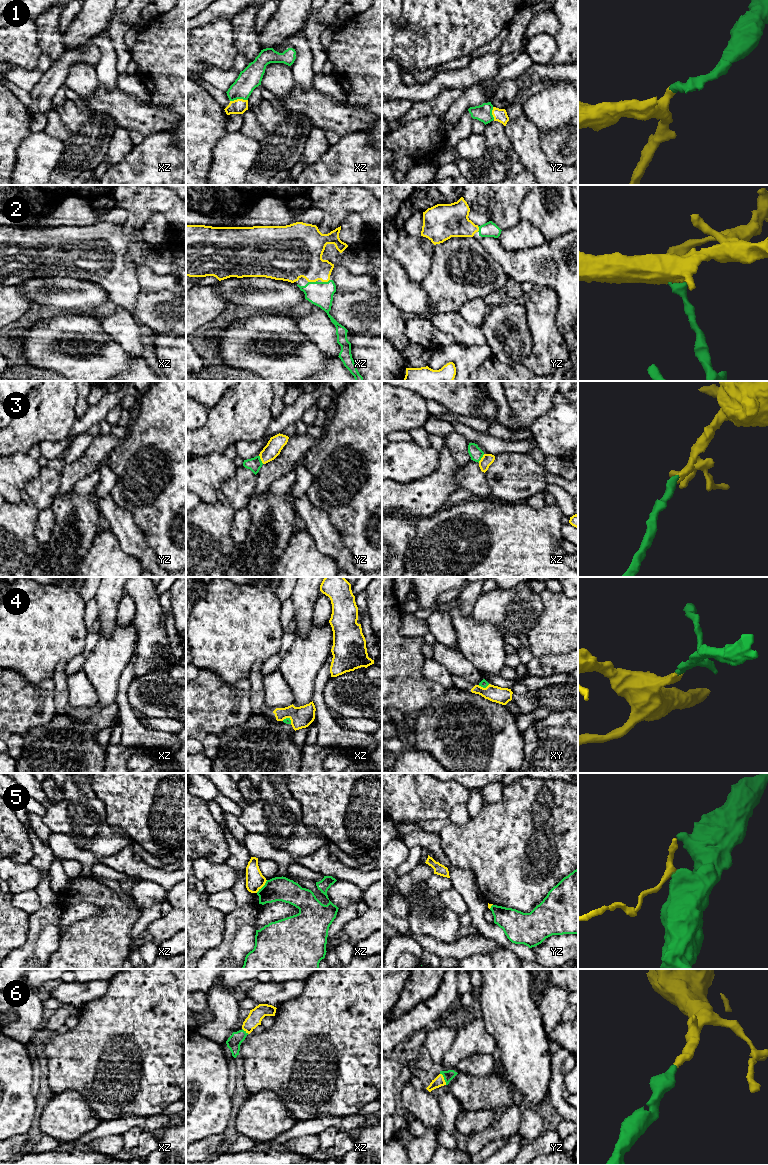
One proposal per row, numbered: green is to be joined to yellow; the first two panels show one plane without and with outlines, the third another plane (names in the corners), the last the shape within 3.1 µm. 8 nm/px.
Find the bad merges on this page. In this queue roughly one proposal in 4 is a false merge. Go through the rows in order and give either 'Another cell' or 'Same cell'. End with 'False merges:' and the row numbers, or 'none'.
1: Same cell
2: Same cell
3: Same cell
4: Same cell
5: Another cell
6: Same cell
False merges: 5

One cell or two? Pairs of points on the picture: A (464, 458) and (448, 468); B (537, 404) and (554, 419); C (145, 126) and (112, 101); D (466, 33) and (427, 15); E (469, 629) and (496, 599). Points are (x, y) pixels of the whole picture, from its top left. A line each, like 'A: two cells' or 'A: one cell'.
A: two cells
B: two cells
C: one cell
D: one cell
E: two cells

